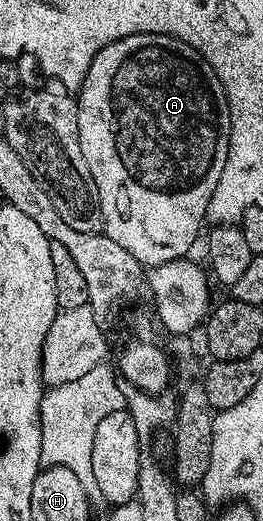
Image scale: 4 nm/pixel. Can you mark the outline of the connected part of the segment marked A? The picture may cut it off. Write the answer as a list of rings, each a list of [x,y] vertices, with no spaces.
[[[136,33],[132,37],[124,37],[120,41],[112,41],[104,45],[92,57],[92,65],[88,65],[88,73],[82,82],[81,91],[77,92],[78,136],[80,137],[80,153],[84,153],[84,161],[88,161],[88,169],[92,173],[94,185],[100,189],[100,209],[104,234],[112,237],[116,245],[128,249],[132,257],[141,263],[143,268],[159,267],[168,261],[185,259],[191,254],[198,234],[203,234],[202,222],[206,219],[206,210],[210,207],[214,195],[219,194],[218,182],[220,173],[224,173],[224,161],[228,161],[228,141],[230,140],[230,106],[224,93],[224,85],[220,77],[208,65],[208,61],[199,51],[192,49],[184,41],[171,35],[160,33]]]

